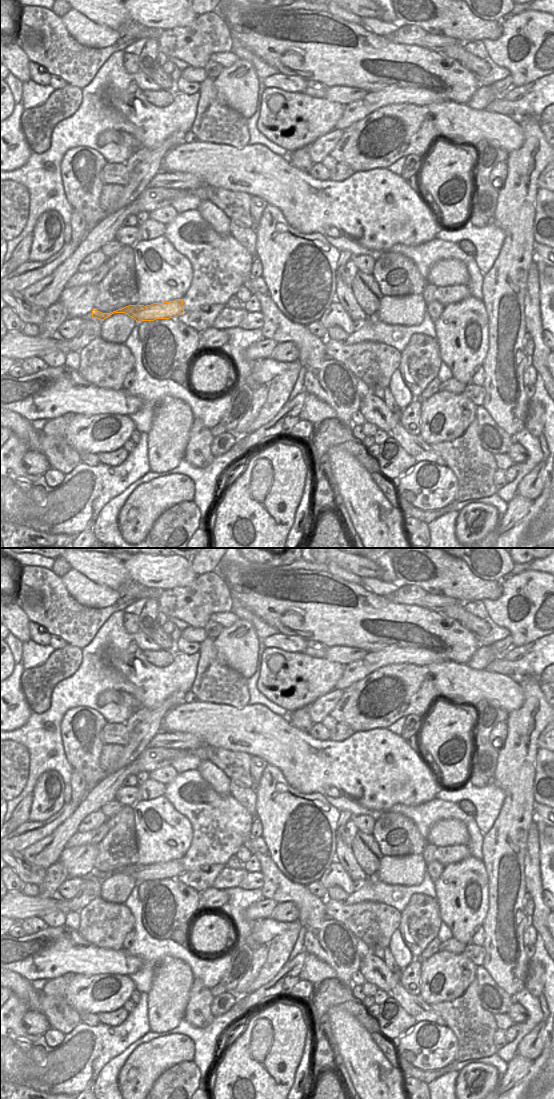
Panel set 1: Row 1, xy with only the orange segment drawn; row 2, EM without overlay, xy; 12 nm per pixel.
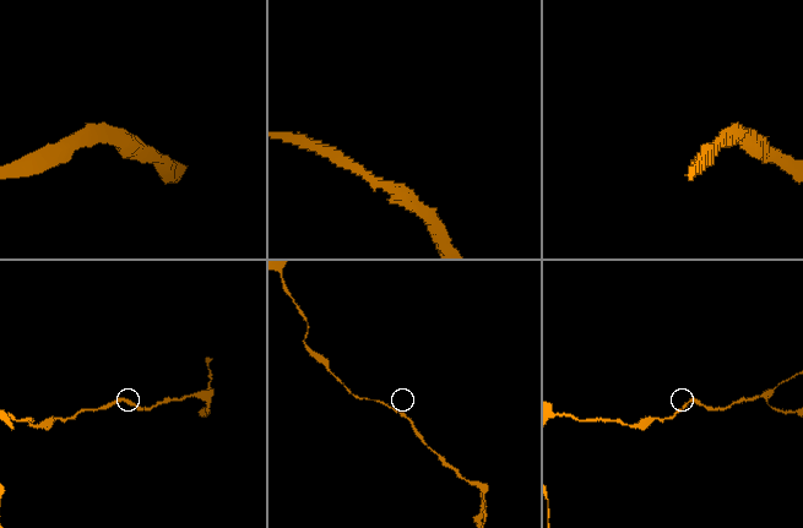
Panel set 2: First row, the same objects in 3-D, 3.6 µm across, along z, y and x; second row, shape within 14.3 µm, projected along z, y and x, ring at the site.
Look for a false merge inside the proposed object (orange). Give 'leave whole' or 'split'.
split

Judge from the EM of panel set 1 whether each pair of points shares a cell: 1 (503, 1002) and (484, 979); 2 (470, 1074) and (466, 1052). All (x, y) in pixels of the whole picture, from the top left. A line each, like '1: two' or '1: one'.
1: one
2: two

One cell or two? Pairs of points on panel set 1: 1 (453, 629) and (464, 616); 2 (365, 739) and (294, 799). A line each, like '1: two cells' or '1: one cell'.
1: two cells
2: two cells

